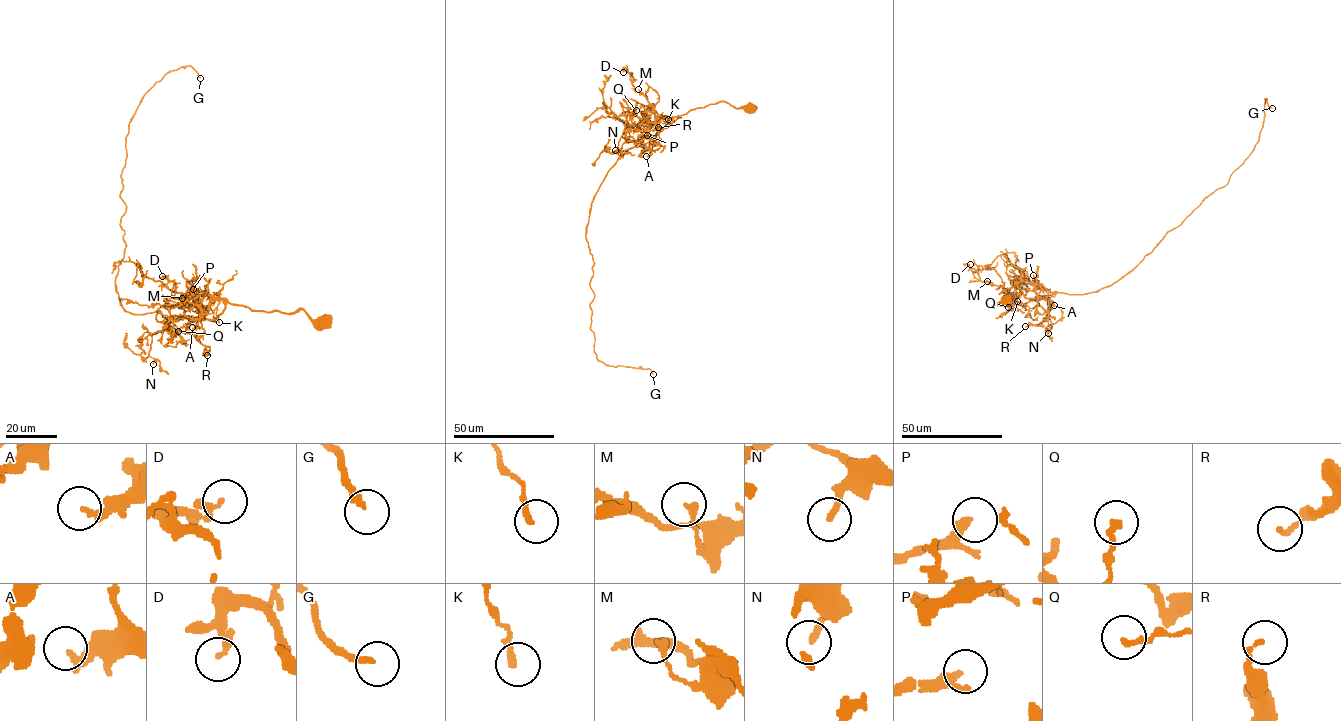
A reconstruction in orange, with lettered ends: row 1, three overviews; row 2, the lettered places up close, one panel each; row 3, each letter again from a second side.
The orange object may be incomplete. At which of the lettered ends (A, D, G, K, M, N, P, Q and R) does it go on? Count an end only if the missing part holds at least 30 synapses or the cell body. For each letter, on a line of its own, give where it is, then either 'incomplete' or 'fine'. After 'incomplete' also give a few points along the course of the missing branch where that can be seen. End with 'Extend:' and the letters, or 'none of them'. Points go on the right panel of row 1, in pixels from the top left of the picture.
A: place (1054, 305); fine
D: place (970, 264); fine
G: place (1272, 108); incomplete; course (1272, 108), (1286, 106), (1287, 98), (1282, 99), (1284, 104), (1280, 115)
K: place (1017, 301); fine
M: place (987, 281); fine
N: place (1048, 333); fine
P: place (1033, 275); incomplete; course (1033, 275), (1037, 259), (1032, 260)
Q: place (1008, 307); fine
R: place (1025, 326); fine
Extend: G, P

